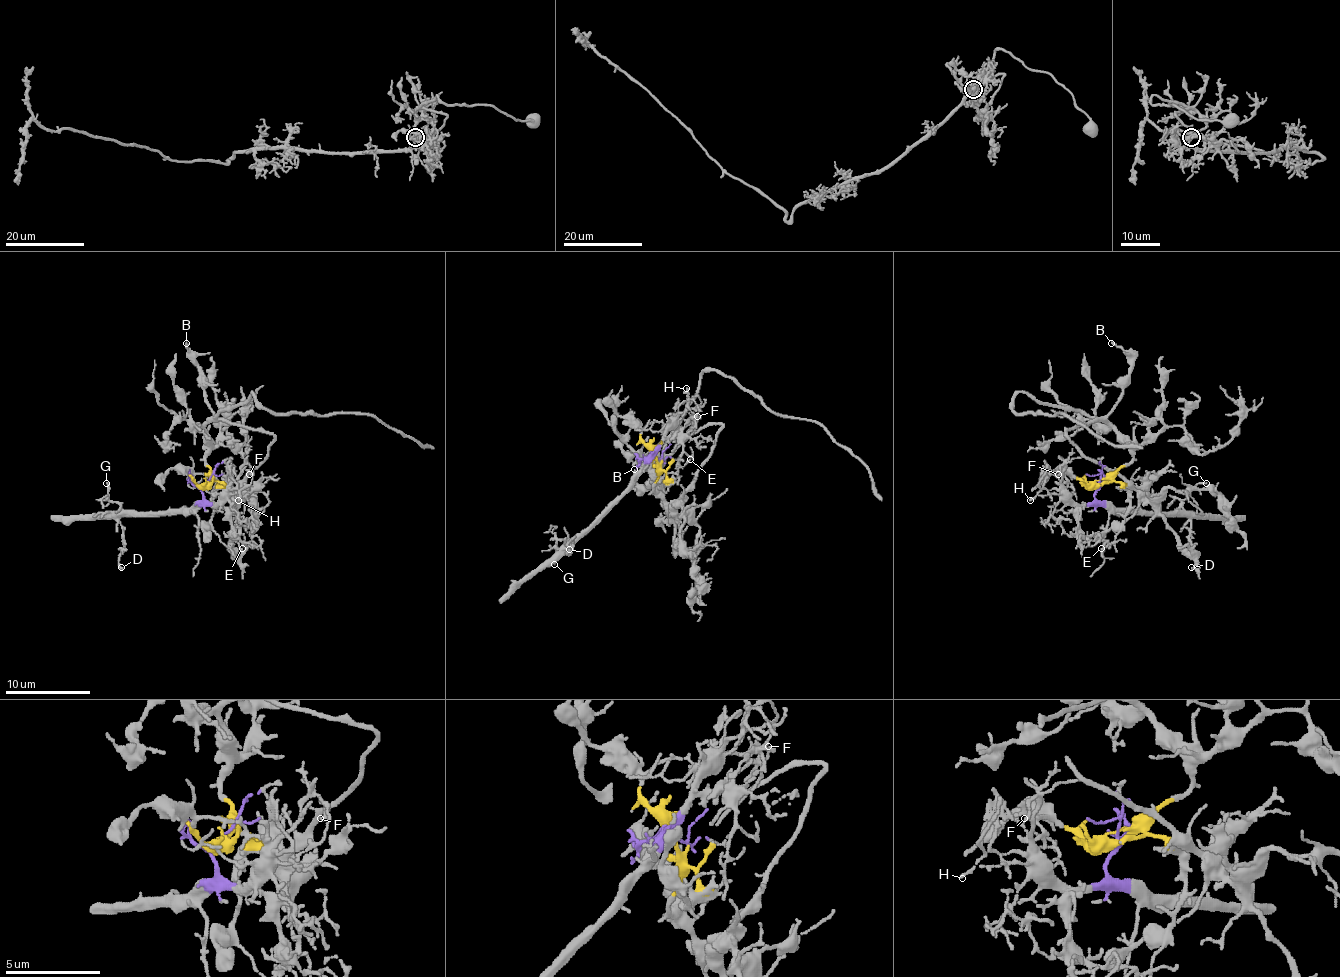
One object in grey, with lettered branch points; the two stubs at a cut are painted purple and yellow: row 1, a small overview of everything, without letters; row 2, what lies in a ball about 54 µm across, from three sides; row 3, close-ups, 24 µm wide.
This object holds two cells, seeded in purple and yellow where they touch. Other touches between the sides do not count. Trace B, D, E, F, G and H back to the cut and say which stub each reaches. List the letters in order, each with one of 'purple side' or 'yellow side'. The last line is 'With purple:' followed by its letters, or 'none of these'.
B: yellow side
D: purple side
E: purple side
F: purple side
G: purple side
H: purple side
With purple: D, E, F, G, H

